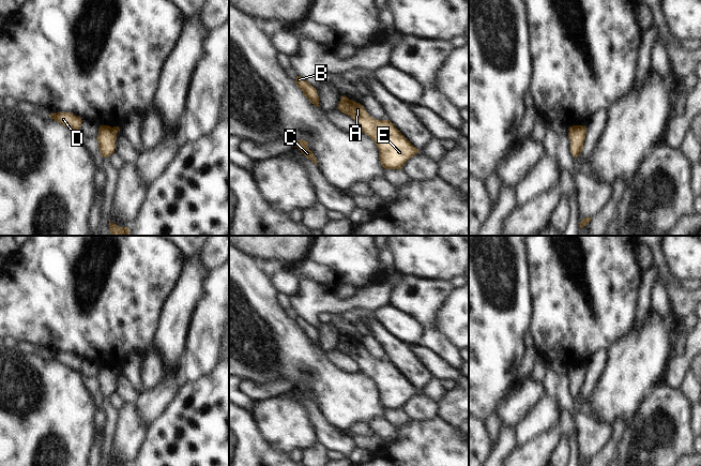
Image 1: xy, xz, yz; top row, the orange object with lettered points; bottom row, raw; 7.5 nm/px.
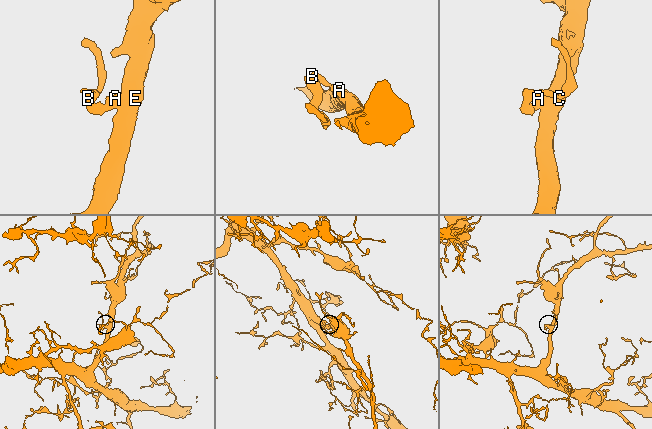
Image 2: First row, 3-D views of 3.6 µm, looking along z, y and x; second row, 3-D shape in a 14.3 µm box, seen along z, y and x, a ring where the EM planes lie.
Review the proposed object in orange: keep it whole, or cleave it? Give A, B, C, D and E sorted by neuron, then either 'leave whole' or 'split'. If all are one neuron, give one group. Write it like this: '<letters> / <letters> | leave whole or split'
A B C D E | leave whole

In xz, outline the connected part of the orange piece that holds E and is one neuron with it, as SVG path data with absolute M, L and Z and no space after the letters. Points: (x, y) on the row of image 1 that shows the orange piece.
M341 95L337 109L353 119L359 130L375 141L383 168L401 169L403 164L420 151L390 120L371 118L360 103L346 95Z

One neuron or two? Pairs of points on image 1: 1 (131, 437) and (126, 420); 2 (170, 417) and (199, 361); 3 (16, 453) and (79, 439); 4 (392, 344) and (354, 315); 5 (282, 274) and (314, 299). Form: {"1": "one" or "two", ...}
{"1": "one", "2": "two", "3": "one", "4": "two", "5": "two"}

